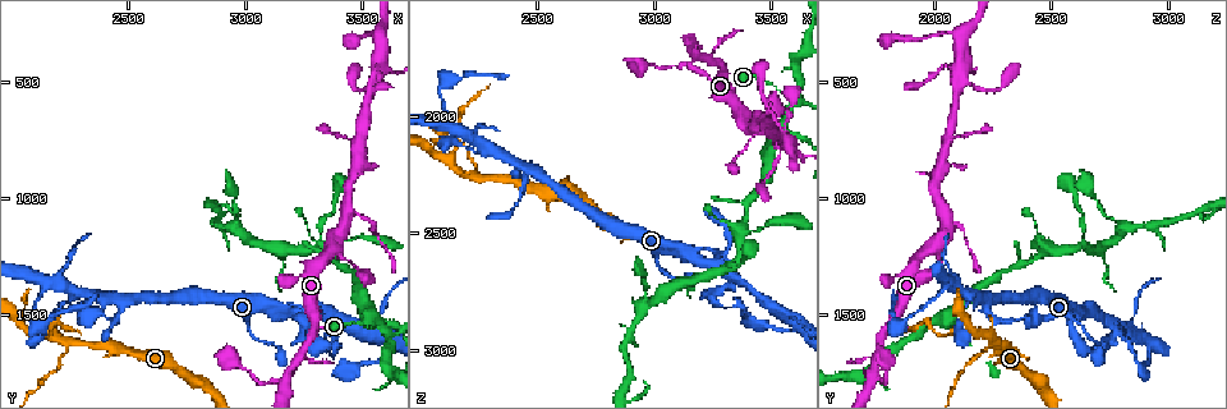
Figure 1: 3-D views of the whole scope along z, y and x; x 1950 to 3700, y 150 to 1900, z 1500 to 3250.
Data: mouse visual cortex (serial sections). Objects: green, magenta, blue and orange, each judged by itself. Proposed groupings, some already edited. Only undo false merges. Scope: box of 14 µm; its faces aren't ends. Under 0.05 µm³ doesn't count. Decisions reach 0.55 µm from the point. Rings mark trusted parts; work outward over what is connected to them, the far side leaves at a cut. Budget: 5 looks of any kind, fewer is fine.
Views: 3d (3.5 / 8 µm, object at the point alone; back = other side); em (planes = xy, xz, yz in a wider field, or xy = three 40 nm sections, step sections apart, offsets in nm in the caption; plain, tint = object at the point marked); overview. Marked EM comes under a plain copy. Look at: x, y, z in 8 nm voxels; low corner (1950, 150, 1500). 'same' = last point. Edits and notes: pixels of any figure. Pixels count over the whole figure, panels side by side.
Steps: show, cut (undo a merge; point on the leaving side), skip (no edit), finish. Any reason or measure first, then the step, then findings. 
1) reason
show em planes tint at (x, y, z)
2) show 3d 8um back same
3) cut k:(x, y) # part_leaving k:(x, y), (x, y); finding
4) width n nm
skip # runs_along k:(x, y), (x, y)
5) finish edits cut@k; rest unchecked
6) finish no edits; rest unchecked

show 3d 3.5um at (2240, 1610, 2260)

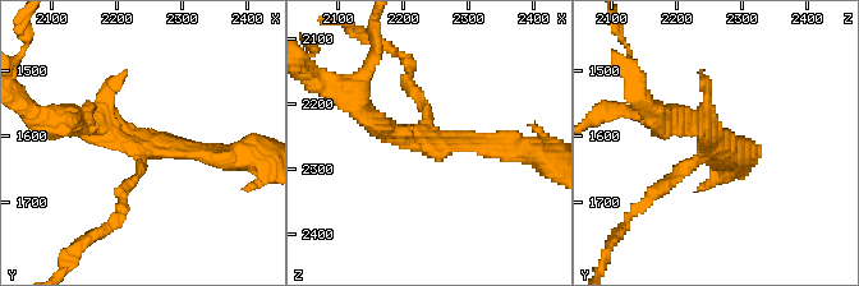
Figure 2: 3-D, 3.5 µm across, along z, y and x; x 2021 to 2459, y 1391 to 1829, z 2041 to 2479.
shape alone is not enough
show em xy step 5 tint at (2240, 1610, 2260)

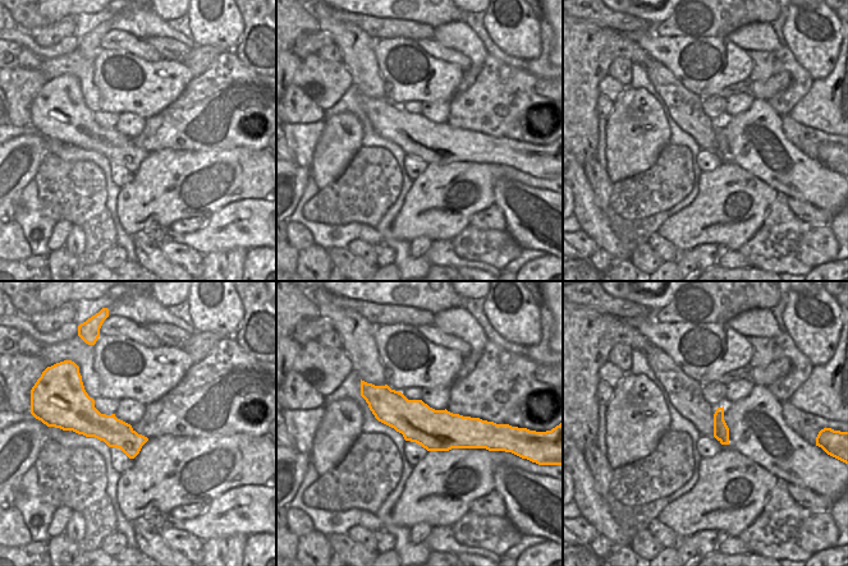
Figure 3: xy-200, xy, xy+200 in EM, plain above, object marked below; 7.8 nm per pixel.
show em xy step 2 tint same

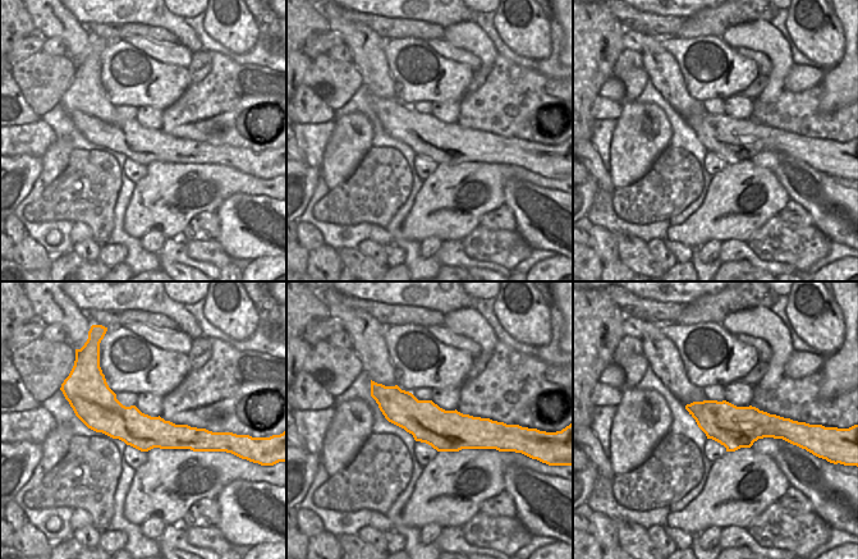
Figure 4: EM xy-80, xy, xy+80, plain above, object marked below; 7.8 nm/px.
skip # runs_along 2:(504, 151), (430, 147), (359, 105); one cell here

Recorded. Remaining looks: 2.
looks like a crossing
show em xy step 1 tint at (3580, 1550, 1930)

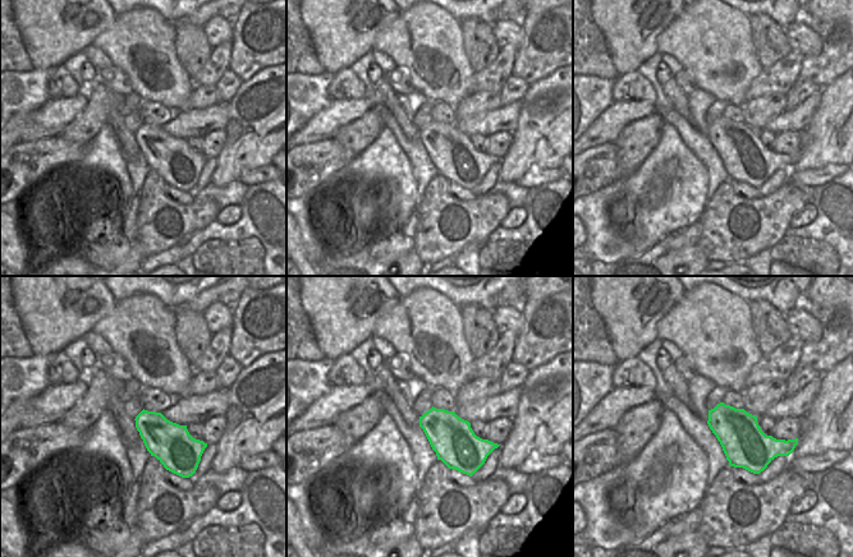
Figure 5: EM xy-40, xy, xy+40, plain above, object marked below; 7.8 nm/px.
show 3d 3.5um same

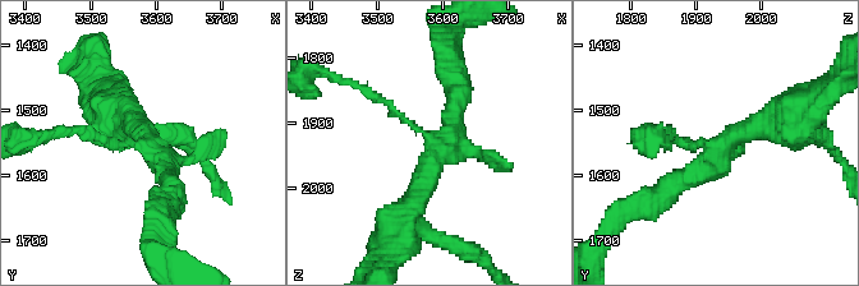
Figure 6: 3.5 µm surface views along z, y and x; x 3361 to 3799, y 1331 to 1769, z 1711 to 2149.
skip # runs_along 6:(366, 88), (432, 141), (405, 213); all the same cell

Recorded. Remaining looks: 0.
finish no edits; rest unchecked

